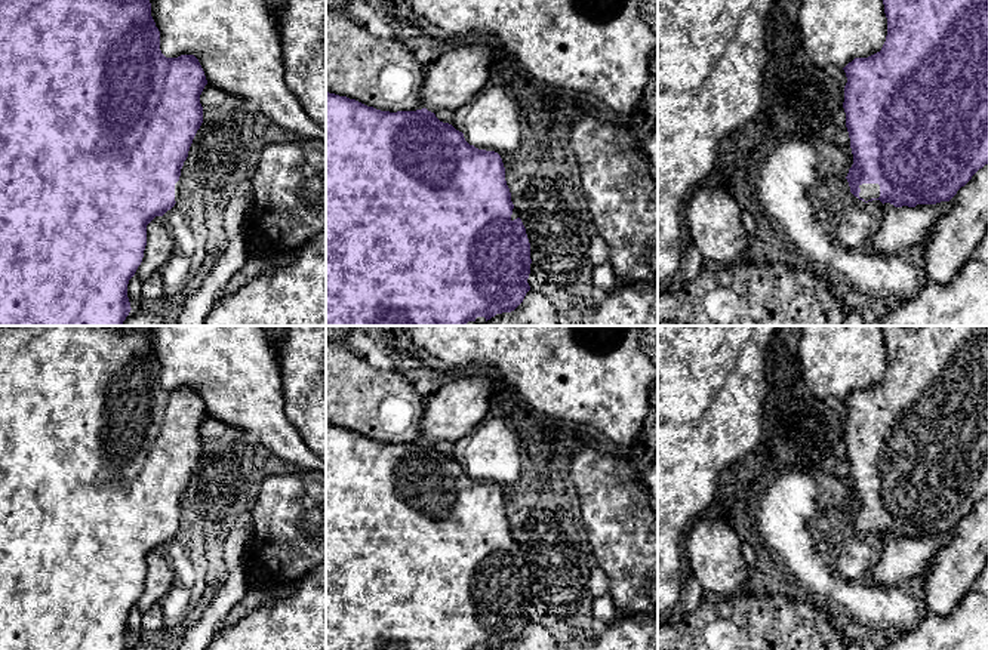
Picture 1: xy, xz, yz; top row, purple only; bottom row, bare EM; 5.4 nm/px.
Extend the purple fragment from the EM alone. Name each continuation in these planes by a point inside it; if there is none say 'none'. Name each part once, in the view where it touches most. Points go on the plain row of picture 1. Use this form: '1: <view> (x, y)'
1: yz (868, 523)

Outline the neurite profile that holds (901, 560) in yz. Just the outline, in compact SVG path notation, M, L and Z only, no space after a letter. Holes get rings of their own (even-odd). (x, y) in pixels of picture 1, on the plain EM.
M951 532L923 539L890 539L877 557L869 577L881 588L908 583L933 567L936 557L951 539Z

